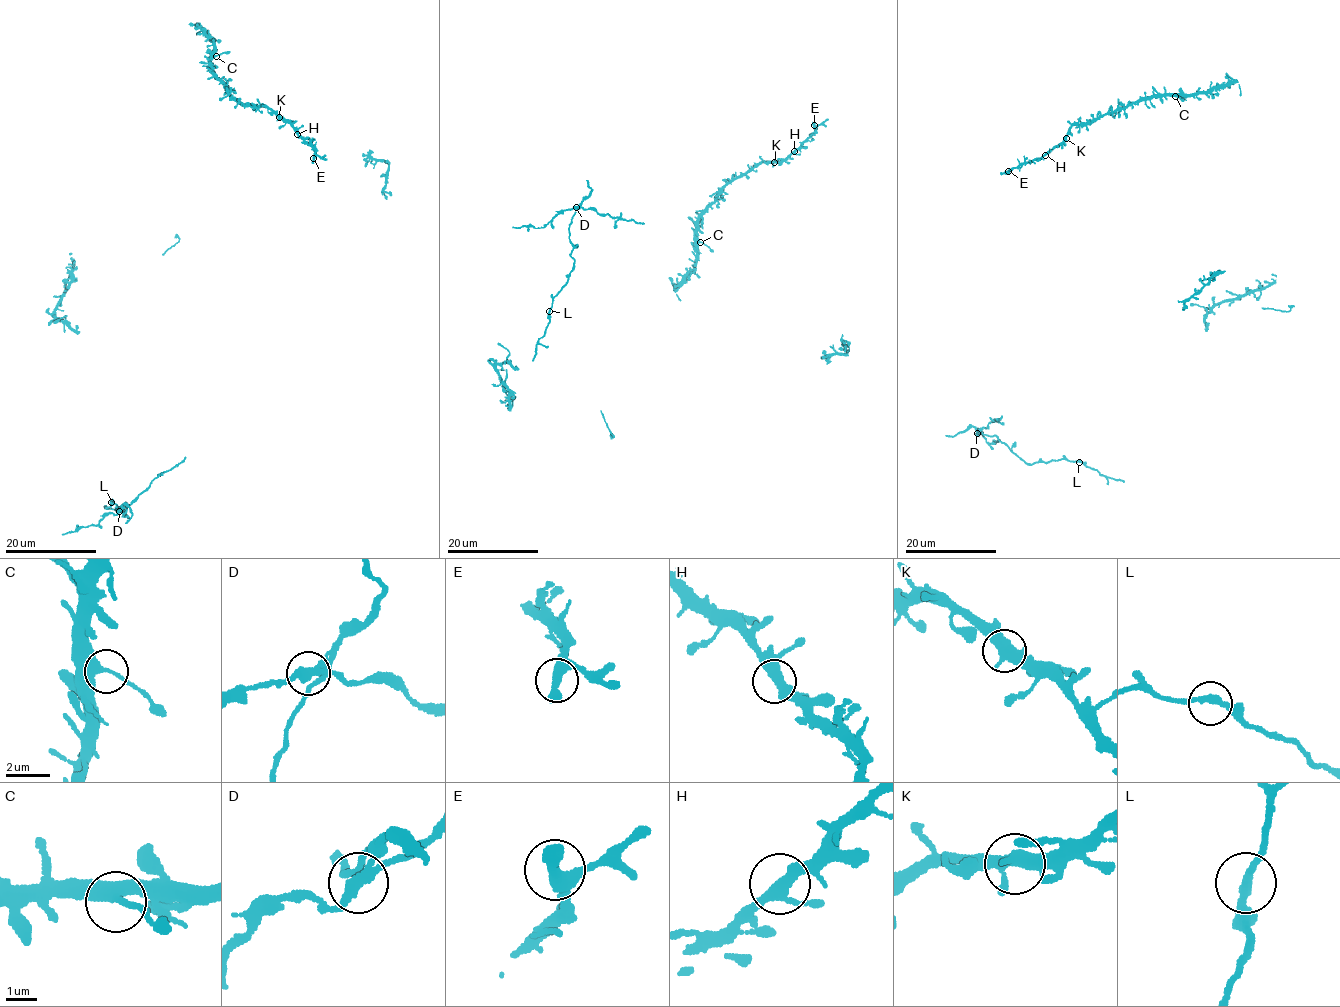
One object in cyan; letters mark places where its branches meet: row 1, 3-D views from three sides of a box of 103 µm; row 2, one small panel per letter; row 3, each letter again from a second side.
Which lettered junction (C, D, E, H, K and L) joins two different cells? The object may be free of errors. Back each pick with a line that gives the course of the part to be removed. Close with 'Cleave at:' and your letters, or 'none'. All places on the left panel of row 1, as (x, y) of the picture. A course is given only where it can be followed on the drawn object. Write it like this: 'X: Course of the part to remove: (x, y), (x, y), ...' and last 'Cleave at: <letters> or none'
D: Course of the part to remove: (119, 511), (132, 503), (154, 478), (173, 468), (186, 457)
Cleave at: D

